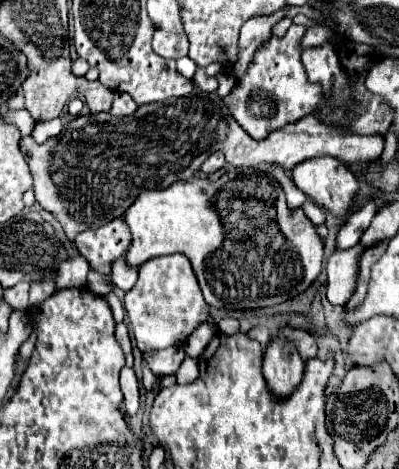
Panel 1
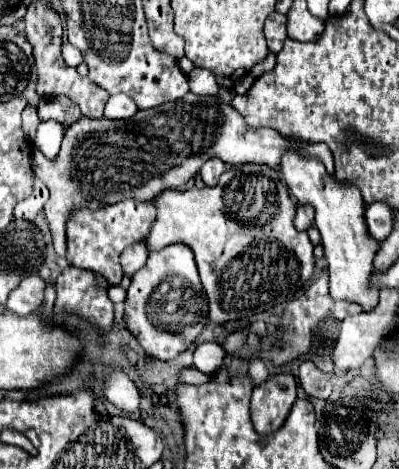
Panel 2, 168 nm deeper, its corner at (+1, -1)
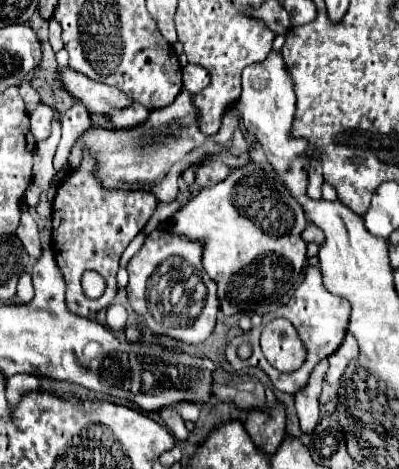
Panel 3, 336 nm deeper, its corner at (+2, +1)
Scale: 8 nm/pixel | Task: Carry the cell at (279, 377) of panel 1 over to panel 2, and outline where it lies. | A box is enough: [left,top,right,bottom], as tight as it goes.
[250,373,296,435]

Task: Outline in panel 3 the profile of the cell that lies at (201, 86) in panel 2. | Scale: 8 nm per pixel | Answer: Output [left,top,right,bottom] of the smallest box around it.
[183,65,209,93]

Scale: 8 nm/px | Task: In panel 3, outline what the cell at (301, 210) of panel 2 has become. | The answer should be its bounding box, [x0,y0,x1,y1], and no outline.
[303,223,323,245]

